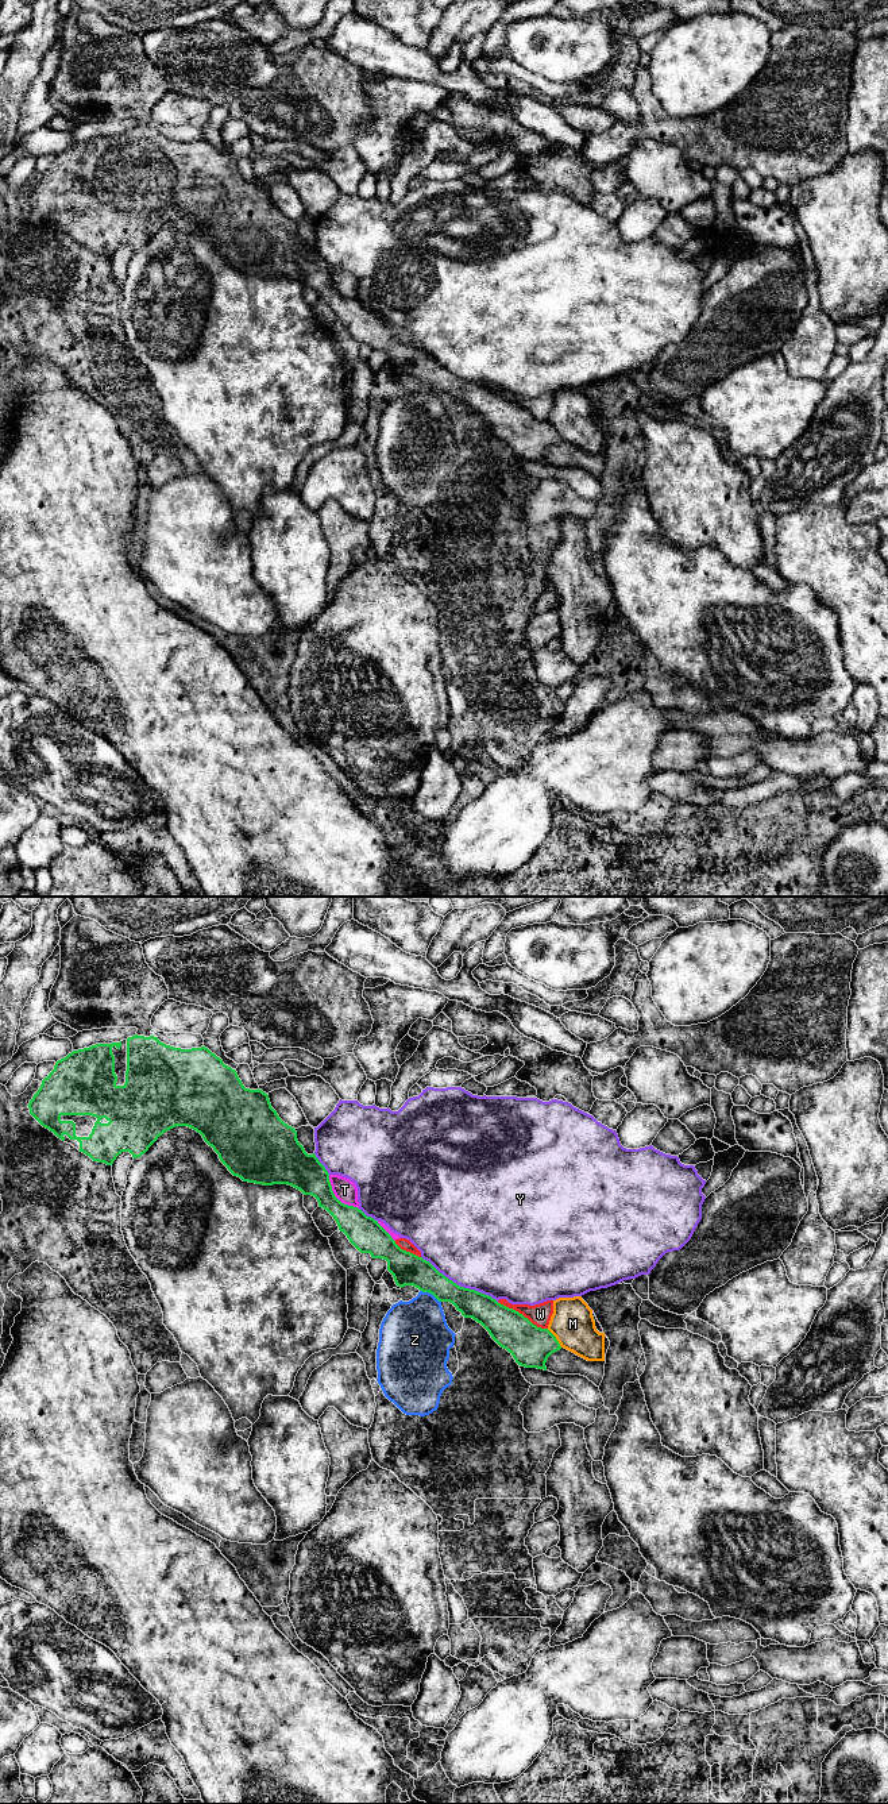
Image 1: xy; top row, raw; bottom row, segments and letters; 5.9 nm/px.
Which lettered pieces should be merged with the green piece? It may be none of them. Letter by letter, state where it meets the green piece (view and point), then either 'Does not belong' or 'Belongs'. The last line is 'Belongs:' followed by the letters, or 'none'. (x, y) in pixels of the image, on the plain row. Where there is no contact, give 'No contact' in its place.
M: Touches green at xy (555, 431). Does not belong
T: Touches green at xy (335, 289). Does not belong
W: Touches green at xy (521, 407). Does not belong
Y: Touches green at xy (459, 378). Does not belong
Z: Touches green at xy (431, 385). Does not belong
Belongs: none

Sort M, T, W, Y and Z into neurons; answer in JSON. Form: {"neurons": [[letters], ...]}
{"neurons": [["M"], ["T", "W"], ["Y"], ["Z"]]}

